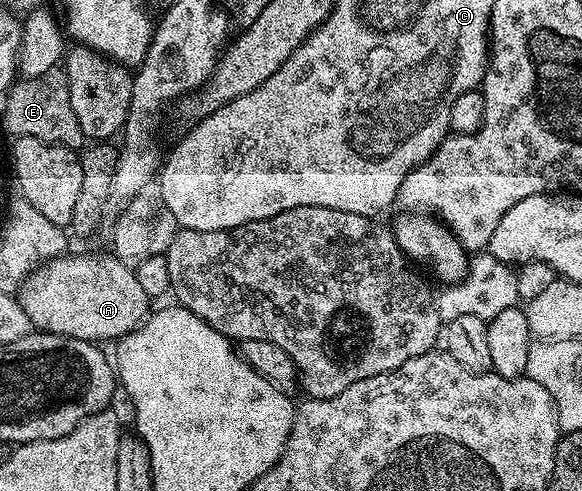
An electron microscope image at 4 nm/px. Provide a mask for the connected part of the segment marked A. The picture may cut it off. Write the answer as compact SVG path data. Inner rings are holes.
M114 254L71 255L50 260L23 281L17 299L25 314L29 314L32 329L78 340L115 342L147 319L149 298L137 283L132 265L121 262Z

